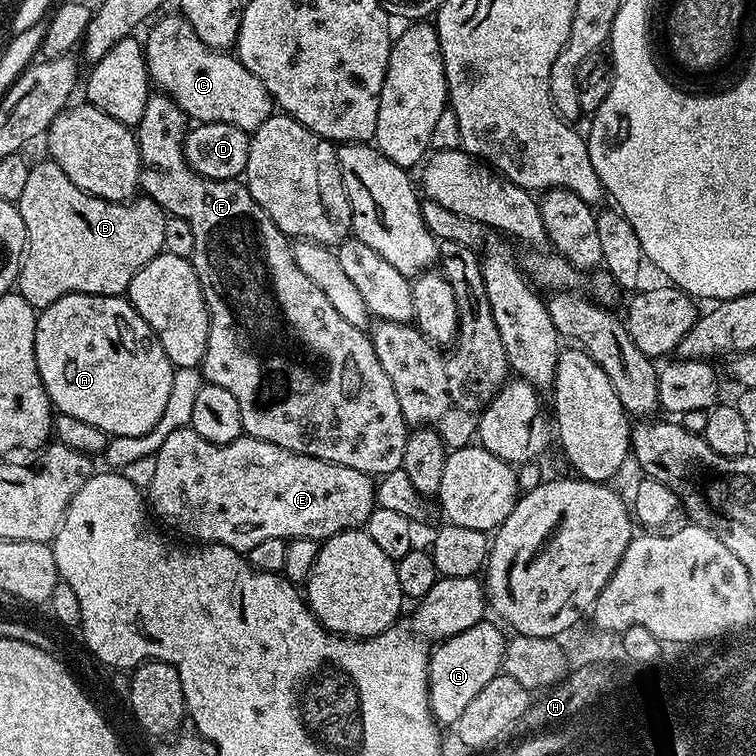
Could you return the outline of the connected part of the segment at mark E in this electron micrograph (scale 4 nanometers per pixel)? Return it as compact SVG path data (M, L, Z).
M191 426L179 428L162 442L154 463L148 492L146 488L151 511L184 536L197 536L197 541L205 544L230 546L241 554L258 546L258 542L266 542L266 538L282 538L286 542L292 538L314 538L323 542L339 532L363 529L377 508L376 486L368 473L291 452L247 434L229 444L215 444L206 442Z

